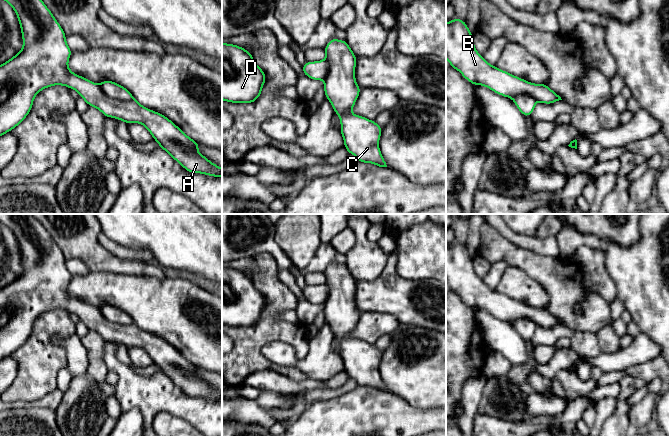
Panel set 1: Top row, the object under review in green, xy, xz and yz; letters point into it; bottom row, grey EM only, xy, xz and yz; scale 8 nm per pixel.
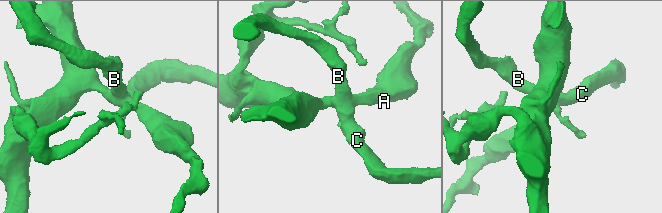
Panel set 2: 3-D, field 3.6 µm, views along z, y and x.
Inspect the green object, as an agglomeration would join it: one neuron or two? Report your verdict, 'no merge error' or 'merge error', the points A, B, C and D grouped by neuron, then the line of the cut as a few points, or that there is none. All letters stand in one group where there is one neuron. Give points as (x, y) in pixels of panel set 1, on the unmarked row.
merge error; A D / B C; cut in xy along (98, 308), (110, 321), (121, 324), (133, 322)

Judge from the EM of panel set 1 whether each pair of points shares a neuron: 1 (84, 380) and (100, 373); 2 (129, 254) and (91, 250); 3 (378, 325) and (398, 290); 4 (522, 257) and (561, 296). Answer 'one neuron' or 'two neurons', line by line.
1: two neurons
2: two neurons
3: two neurons
4: one neuron

